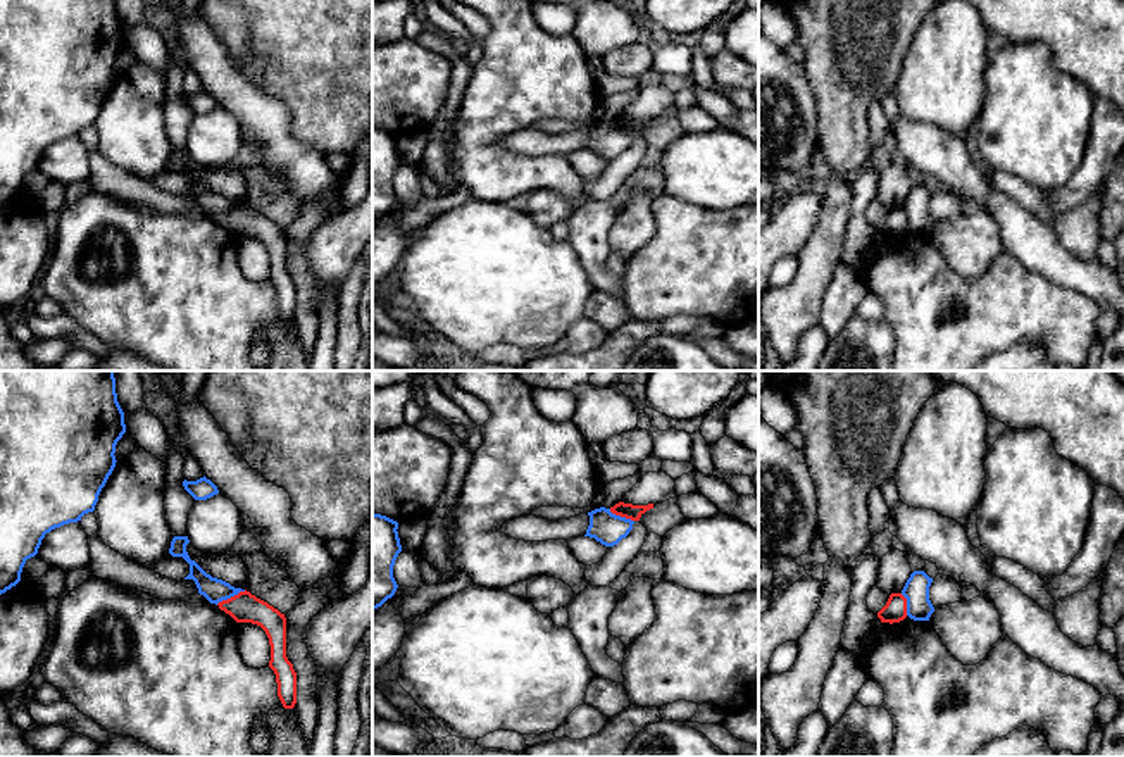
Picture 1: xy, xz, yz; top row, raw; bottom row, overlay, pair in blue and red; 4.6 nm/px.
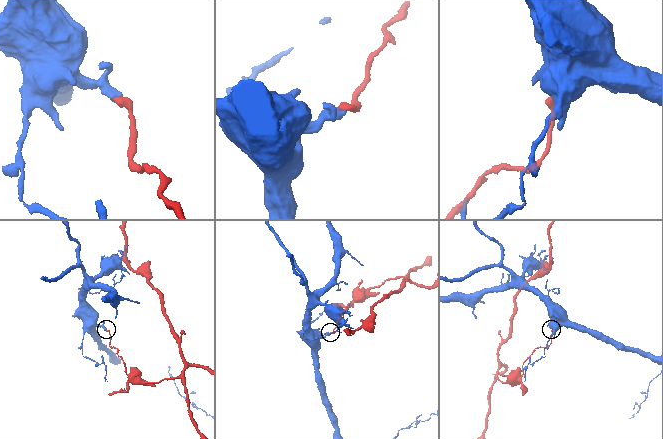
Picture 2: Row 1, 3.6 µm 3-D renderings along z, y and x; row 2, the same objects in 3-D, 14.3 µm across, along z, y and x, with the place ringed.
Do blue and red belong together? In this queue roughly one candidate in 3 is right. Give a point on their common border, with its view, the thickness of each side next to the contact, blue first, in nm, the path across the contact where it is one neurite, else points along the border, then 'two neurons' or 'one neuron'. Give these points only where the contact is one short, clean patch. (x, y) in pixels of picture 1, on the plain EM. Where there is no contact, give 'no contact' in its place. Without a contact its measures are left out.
xy (230, 211) | 110/140 nm | along xy (245, 204), (216, 218) | two neurons

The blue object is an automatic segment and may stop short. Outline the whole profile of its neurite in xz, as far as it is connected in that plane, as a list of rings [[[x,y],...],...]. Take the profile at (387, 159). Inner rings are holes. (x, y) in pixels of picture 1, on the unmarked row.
[[[372,126],[372,224],[391,212],[398,202],[393,179],[402,166],[398,136]]]

